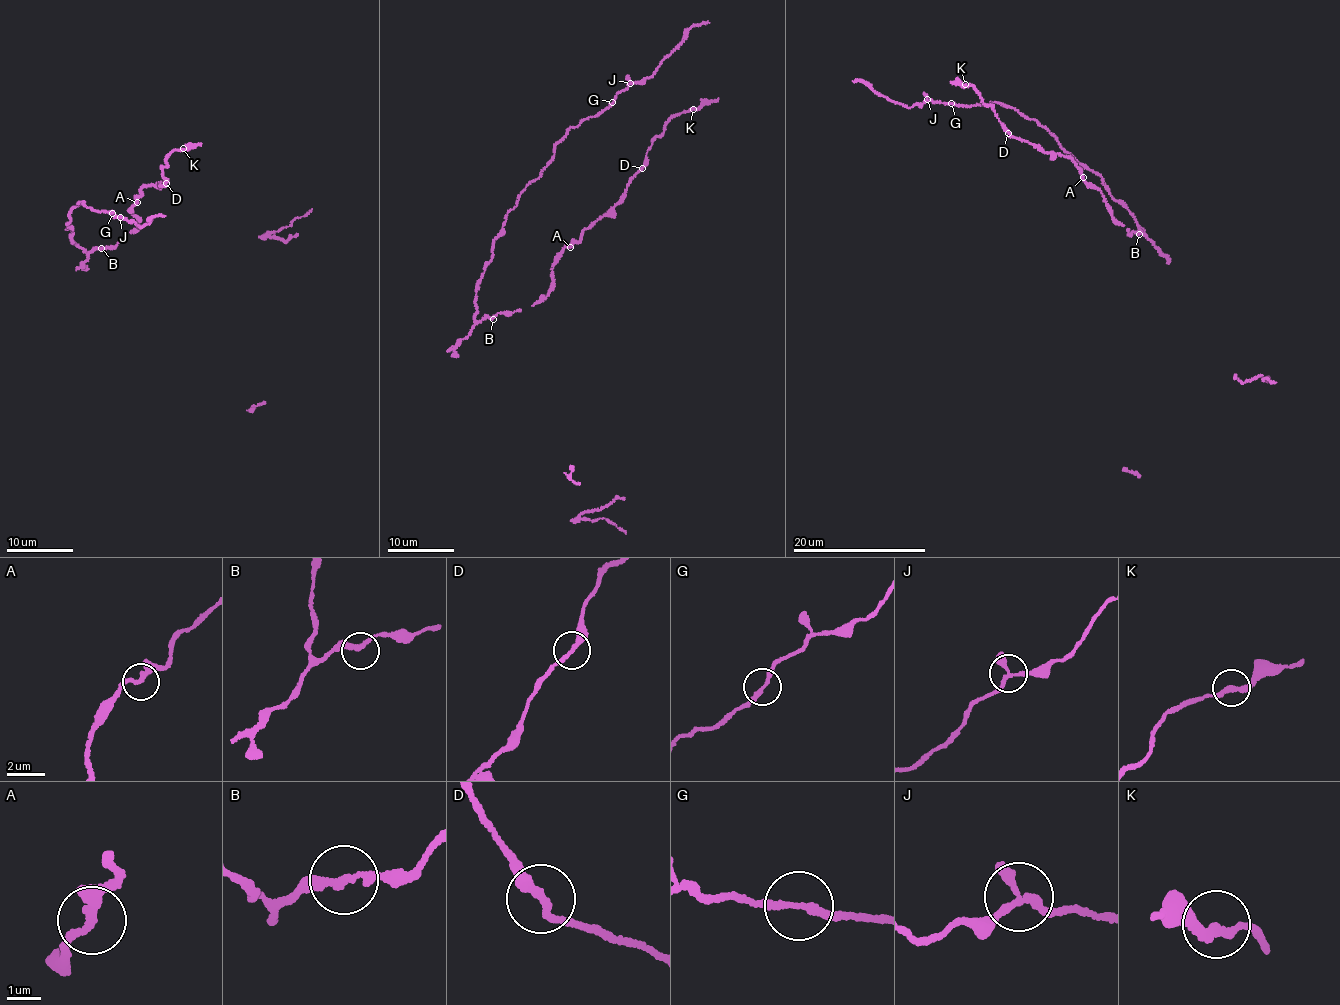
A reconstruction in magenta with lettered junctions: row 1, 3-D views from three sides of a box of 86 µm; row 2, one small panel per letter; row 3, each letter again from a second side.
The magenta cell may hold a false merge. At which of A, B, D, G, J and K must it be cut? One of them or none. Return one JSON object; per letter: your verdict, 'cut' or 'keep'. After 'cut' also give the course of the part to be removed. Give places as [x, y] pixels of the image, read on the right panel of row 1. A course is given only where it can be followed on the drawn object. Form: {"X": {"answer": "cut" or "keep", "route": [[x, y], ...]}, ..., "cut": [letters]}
{"A": {"answer": "keep"}, "B": {"answer": "keep"}, "D": {"answer": "keep"}, "G": {"answer": "keep"}, "J": {"answer": "keep"}, "K": {"answer": "keep"}, "cut": []}

